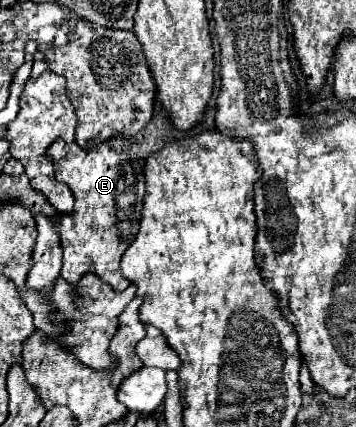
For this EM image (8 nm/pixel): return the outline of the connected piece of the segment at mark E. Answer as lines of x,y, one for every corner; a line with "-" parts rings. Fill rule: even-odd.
118,137
92,151
80,149
76,143
64,143
56,139
48,155
54,159
56,179
66,183
74,193
74,213
62,219
60,229
60,243
64,249
64,263
62,263
62,277
76,285
82,275
94,273
102,281
110,283
114,291
124,291
130,281
120,273
120,257
134,241
140,223
140,209
144,199
144,177
136,139
-
72,225
70,229
64,229

